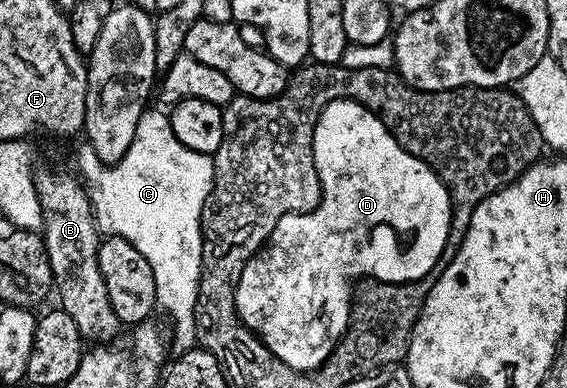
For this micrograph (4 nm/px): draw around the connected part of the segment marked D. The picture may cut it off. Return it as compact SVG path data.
M339 98L326 104L320 113L318 124L314 128L314 164L320 181L320 203L305 214L287 214L274 224L274 232L270 232L268 241L256 251L254 257L248 261L246 268L242 268L242 276L238 280L236 289L236 311L245 326L253 334L264 339L264 342L290 368L301 372L311 372L320 369L320 365L328 359L330 352L340 342L346 332L350 312L352 311L352 292L354 283L365 278L377 278L383 282L413 282L422 276L433 273L438 263L445 257L444 245L449 245L452 228L452 203L448 201L448 190L441 184L440 178L422 160L418 160L398 140L394 140L392 133L362 104L351 102L349 98Z

